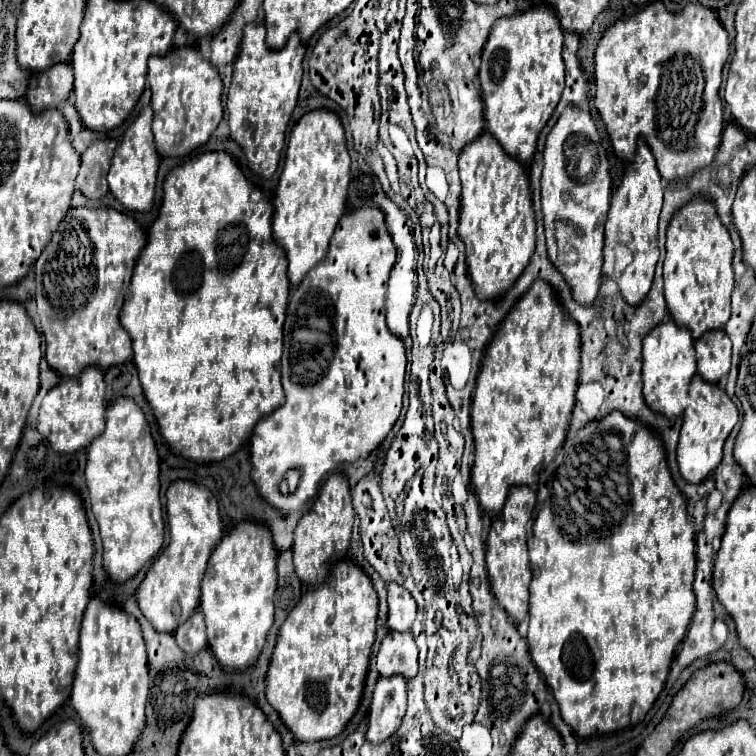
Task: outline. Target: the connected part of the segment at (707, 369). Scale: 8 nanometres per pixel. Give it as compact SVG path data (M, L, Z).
M722 328L706 332L694 342L694 348L698 374L708 382L720 382L730 370L732 344L728 340L728 334Z

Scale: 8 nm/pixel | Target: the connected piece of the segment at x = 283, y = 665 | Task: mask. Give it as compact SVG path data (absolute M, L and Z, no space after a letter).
M340 560L332 566L326 580L316 588L308 588L296 608L288 614L280 628L276 648L272 652L266 676L266 700L280 714L286 728L296 740L316 742L338 736L346 722L354 716L368 672L372 644L376 636L378 598L370 578L360 566L350 560Z

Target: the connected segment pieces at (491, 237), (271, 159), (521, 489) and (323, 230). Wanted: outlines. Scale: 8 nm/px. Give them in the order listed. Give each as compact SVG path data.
M490 132L464 146L458 158L462 196L458 234L466 244L470 280L478 298L494 300L504 294L528 266L534 252L534 210L526 168L508 156Z
M250 22L244 26L240 52L234 60L232 84L228 90L228 124L232 138L244 148L250 168L264 178L270 178L280 162L288 120L298 100L302 60L304 44L296 32L288 38L284 48L272 50L266 46L266 28L262 22Z
M514 486L508 492L506 504L492 520L488 540L486 540L486 570L490 576L492 592L498 604L506 610L506 614L518 624L528 614L528 584L530 584L530 560L526 548L526 524L532 516L536 504L536 492L528 486Z
M320 108L304 114L292 128L284 170L274 196L274 240L286 250L288 276L296 286L326 256L332 232L346 210L350 156L344 126L336 112Z

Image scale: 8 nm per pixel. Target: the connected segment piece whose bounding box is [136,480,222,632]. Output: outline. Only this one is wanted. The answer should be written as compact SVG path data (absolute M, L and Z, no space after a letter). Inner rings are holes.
M174 480L166 490L168 542L154 558L142 584L136 590L136 600L142 614L160 632L174 632L196 608L200 600L200 582L214 544L222 536L222 518L214 494L190 480Z

